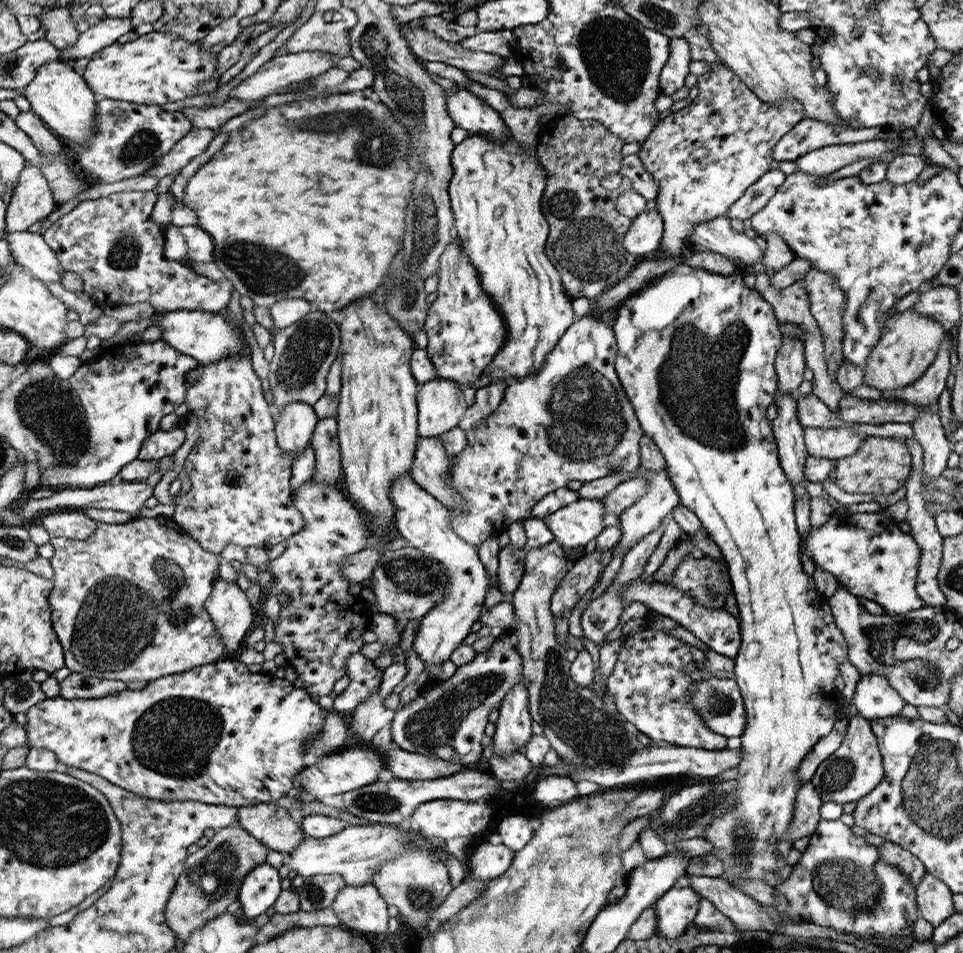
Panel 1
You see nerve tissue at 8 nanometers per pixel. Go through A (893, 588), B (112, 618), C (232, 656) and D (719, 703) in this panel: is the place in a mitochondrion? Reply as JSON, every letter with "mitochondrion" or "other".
{"A":"other","B":"mitochondrion","C":"other","D":"mitochondrion"}

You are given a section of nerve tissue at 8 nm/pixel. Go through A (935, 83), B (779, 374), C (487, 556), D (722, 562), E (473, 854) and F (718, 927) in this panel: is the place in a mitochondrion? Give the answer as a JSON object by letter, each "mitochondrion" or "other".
{"A":"other","B":"other","C":"other","D":"other","E":"other","F":"other"}

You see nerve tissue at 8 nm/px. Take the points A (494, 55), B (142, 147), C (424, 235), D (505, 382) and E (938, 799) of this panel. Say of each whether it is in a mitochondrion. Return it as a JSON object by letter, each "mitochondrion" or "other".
{"A":"other","B":"mitochondrion","C":"mitochondrion","D":"other","E":"mitochondrion"}

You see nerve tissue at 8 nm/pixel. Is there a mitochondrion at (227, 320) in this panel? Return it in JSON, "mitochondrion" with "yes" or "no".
{"mitochondrion":"no"}

